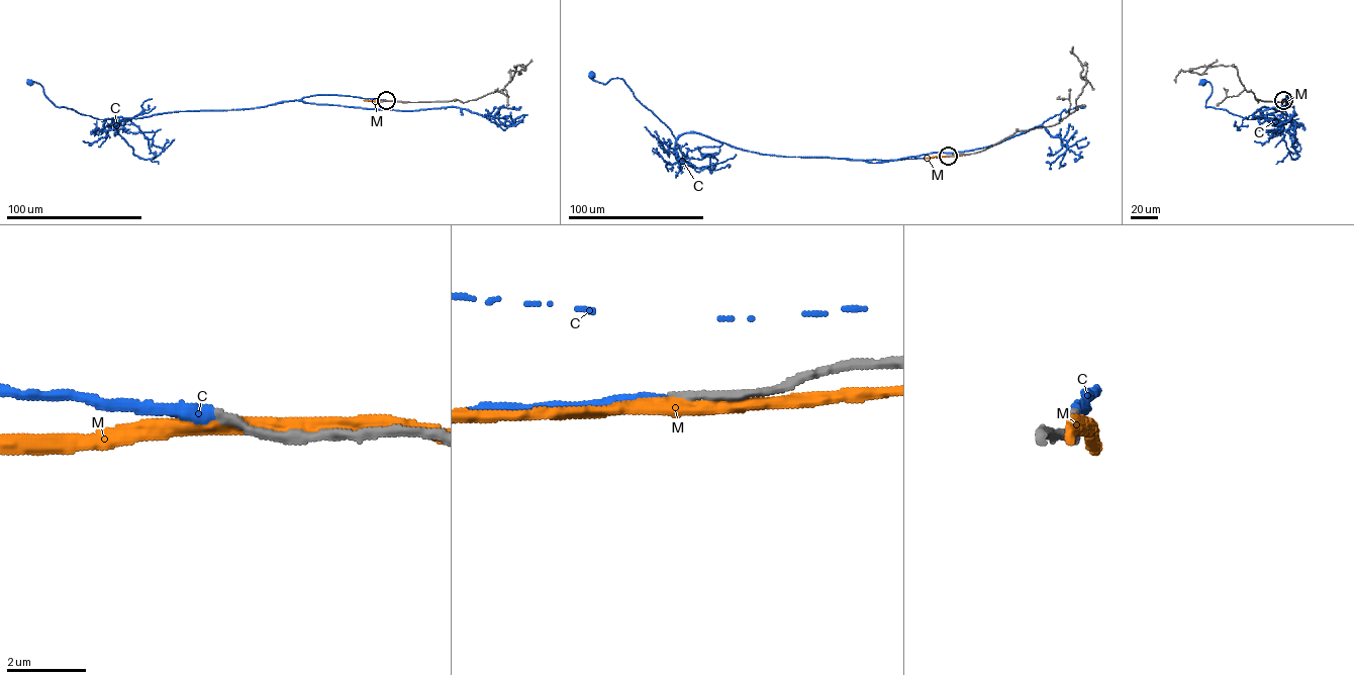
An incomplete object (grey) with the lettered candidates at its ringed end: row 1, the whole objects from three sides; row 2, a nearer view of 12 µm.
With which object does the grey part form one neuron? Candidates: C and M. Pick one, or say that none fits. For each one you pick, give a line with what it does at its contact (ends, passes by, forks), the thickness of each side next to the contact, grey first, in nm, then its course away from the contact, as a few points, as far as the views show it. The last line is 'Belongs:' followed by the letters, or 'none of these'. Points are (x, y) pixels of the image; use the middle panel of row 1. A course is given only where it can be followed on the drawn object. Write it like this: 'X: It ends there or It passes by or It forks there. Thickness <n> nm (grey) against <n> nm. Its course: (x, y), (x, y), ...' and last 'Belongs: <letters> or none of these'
C: It ends there. Thickness 200 nm (grey) against 260 nm. Its course: (948, 156), (789, 157), (738, 149), (695, 132), (676, 138), (624, 81), (612, 78), (604, 84), (591, 75)
Belongs: C

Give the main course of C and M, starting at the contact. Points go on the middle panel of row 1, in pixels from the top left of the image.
C: (948, 156), (789, 157), (738, 149), (695, 132), (676, 138), (624, 81), (612, 78), (604, 84), (591, 75)
M: (949, 156), (926, 158)

